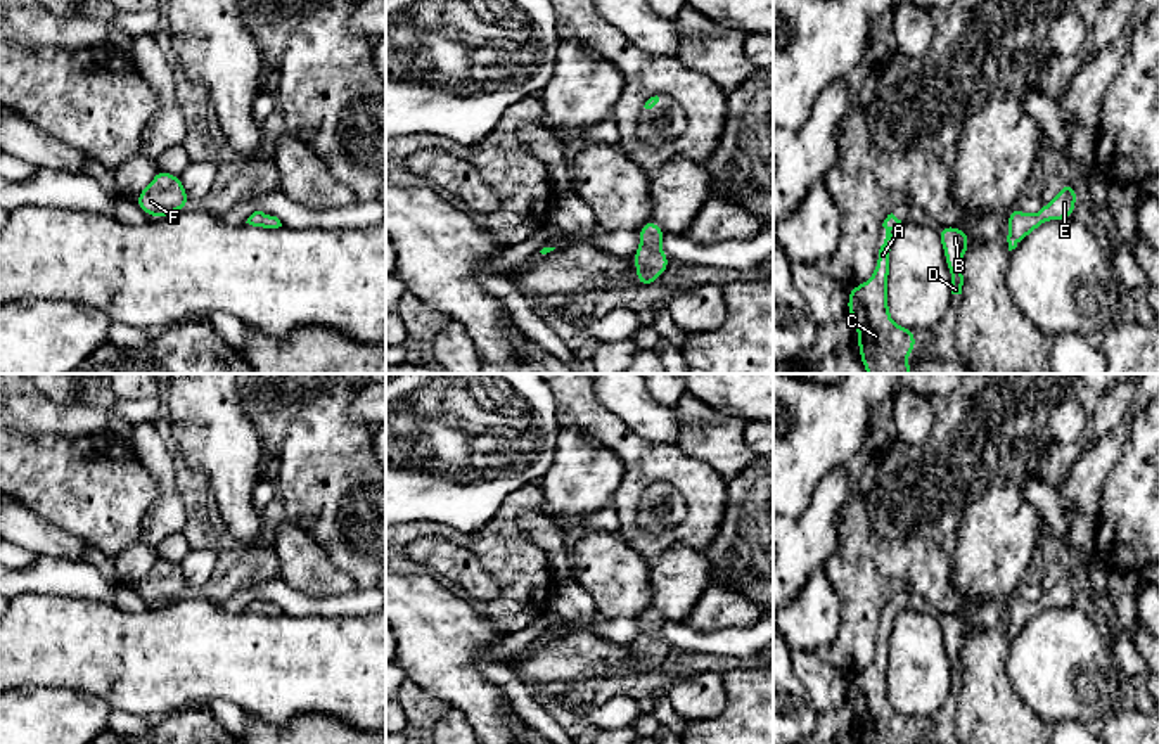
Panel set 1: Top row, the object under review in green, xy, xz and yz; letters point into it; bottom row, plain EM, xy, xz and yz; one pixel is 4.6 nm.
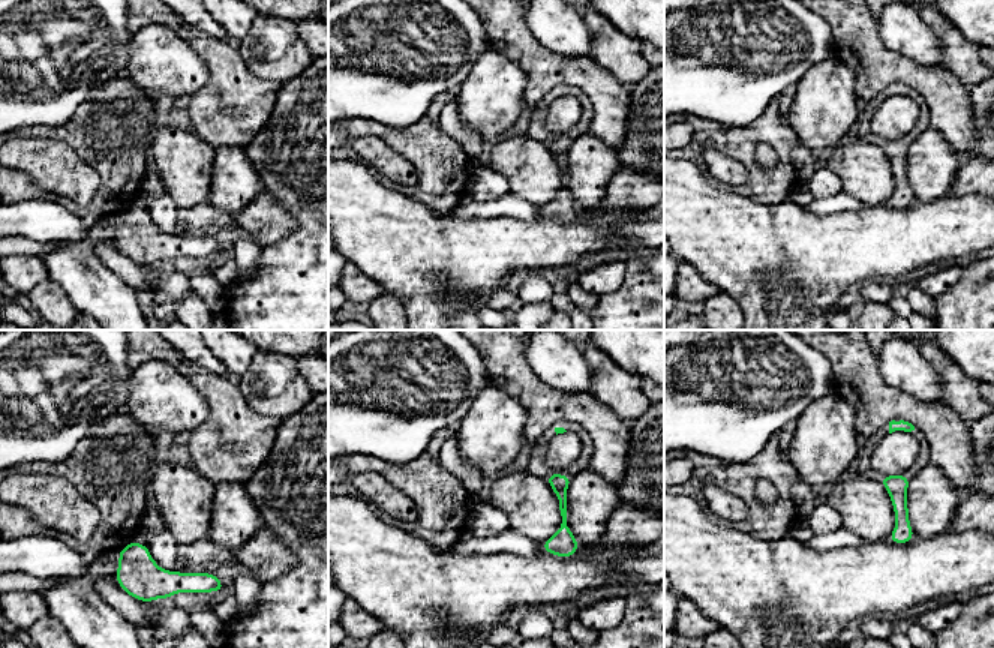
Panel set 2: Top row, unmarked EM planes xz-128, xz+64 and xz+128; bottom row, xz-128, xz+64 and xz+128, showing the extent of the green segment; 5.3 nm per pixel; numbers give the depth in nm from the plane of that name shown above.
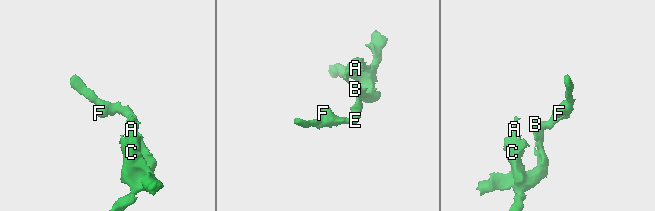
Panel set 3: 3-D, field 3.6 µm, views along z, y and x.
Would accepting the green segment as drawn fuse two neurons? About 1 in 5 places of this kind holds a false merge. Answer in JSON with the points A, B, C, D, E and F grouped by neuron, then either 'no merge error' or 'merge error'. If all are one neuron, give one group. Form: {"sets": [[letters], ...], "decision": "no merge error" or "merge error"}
{"sets": [["A", "B", "C", "D", "E", "F"]], "decision": "no merge error"}

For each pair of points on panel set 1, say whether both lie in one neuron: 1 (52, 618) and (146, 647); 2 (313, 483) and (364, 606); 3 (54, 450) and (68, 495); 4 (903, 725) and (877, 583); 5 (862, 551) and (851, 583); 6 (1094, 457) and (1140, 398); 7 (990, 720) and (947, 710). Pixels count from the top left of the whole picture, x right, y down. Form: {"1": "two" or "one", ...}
{"1": "one", "2": "two", "3": "one", "4": "two", "5": "one", "6": "one", "7": "two"}

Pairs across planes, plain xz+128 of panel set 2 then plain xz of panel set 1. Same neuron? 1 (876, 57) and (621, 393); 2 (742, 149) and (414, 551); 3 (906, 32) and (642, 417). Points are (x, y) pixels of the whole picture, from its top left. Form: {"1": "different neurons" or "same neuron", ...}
{"1": "different neurons", "2": "different neurons", "3": "same neuron"}

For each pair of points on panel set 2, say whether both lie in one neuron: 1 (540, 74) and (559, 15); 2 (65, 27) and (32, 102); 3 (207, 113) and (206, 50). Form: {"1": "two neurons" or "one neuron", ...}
{"1": "two neurons", "2": "one neuron", "3": "one neuron"}

